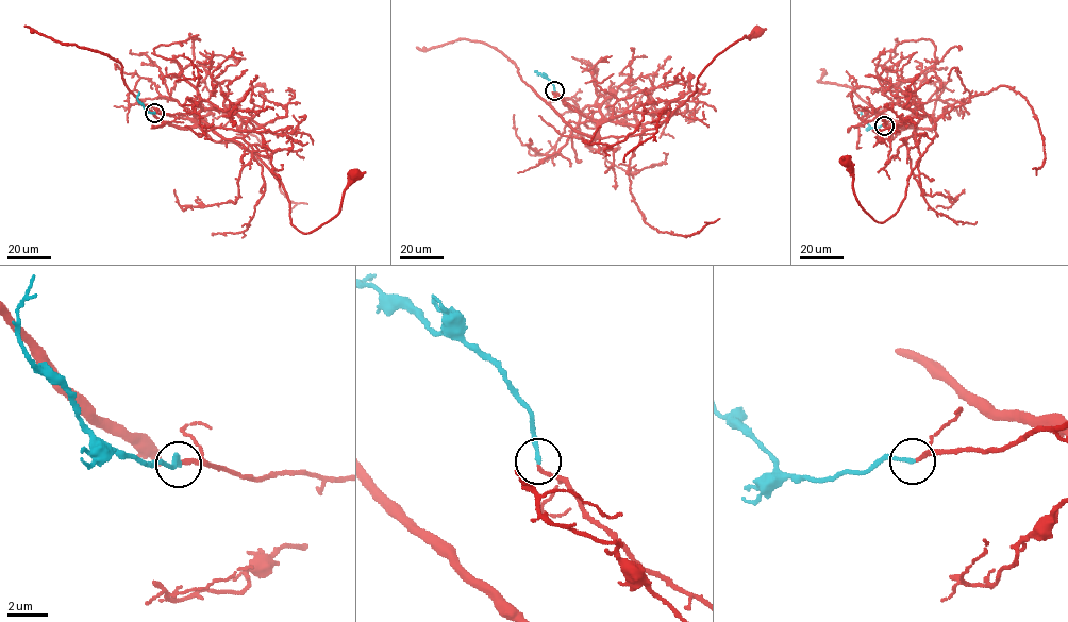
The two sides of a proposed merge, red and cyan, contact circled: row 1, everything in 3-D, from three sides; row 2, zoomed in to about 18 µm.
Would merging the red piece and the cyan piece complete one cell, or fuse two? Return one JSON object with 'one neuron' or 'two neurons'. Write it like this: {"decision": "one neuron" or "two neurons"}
{"decision": "one neuron"}

